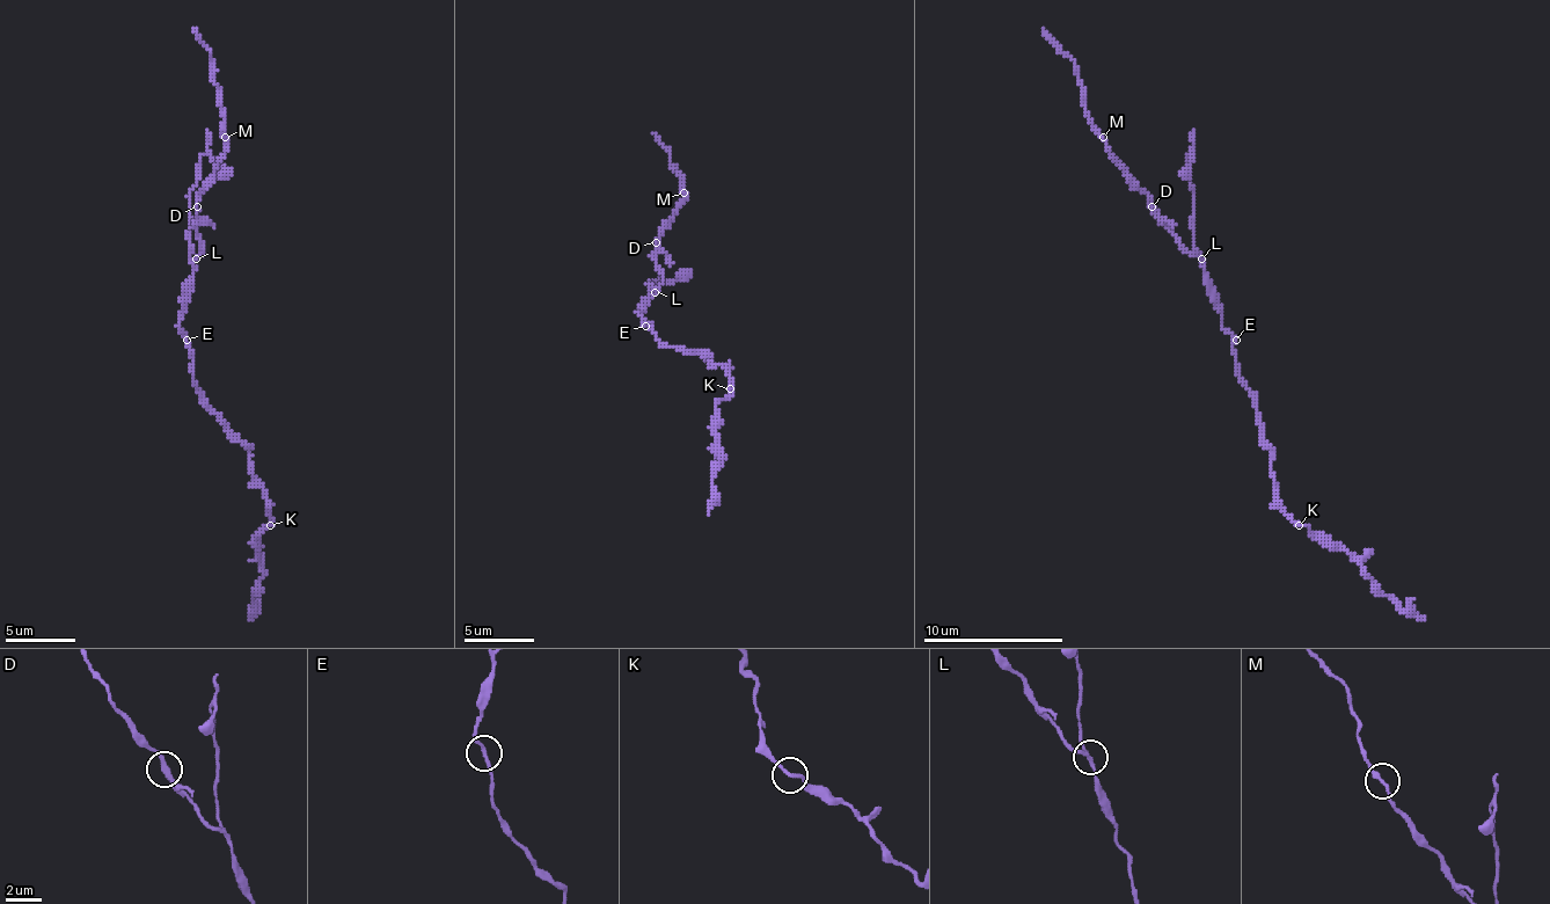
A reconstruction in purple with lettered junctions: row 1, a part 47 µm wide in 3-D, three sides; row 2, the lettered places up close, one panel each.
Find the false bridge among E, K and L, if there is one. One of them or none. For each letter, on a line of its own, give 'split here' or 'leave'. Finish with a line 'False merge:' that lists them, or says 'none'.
E: leave
K: leave
L: split here
False merge: L

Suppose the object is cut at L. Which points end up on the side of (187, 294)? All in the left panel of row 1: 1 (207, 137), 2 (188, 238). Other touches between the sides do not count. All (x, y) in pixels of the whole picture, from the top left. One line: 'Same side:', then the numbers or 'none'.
Same side: 1, 2

